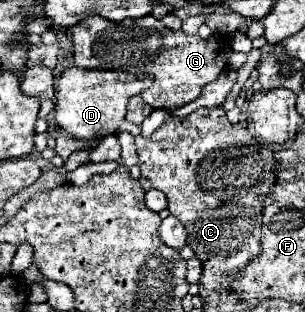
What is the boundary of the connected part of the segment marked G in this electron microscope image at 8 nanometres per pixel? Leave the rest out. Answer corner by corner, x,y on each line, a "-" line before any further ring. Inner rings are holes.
94,16
78,22
72,28
72,42
74,42
74,64
78,68
96,68
96,70
122,70
122,72
146,72
148,76
154,78
154,84
138,94
146,104
152,108
180,108
192,100
196,100
206,84
218,78
218,74
226,68
228,56
230,56
230,46
226,38
216,38
212,36
210,40
196,36
186,36
184,32
172,32
166,26
162,26
160,20
154,16
144,16
144,18
126,18
122,22
110,22
106,18

